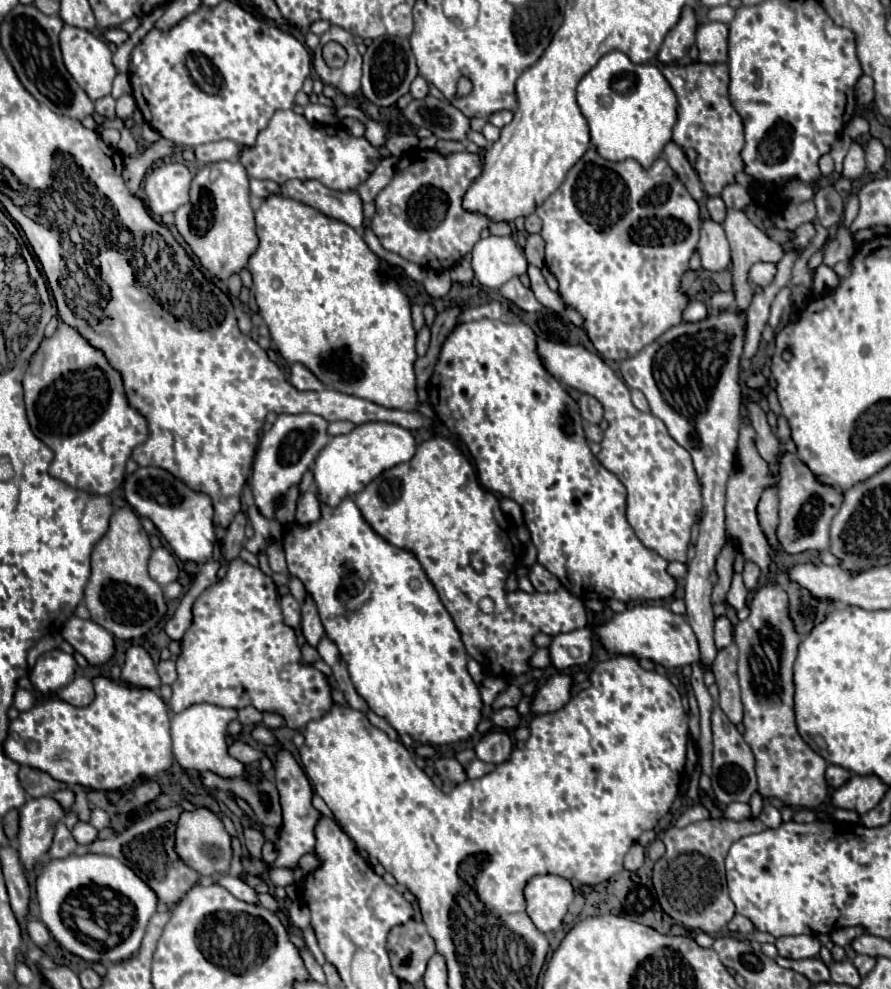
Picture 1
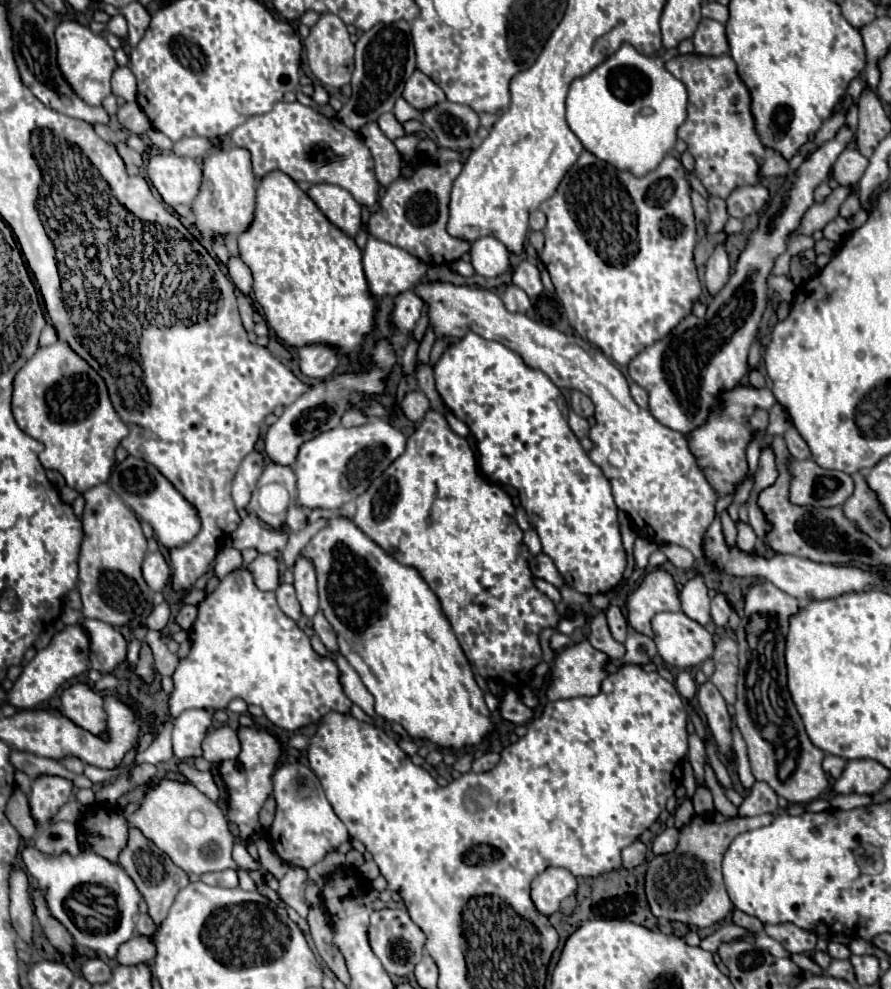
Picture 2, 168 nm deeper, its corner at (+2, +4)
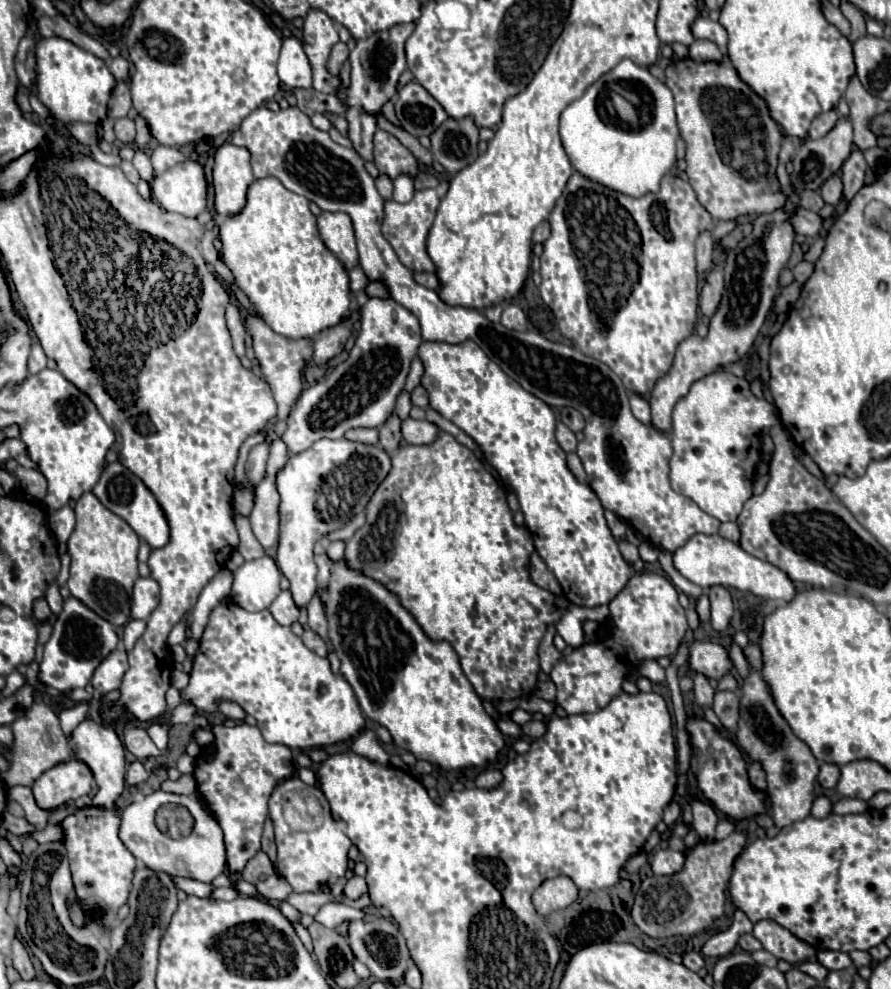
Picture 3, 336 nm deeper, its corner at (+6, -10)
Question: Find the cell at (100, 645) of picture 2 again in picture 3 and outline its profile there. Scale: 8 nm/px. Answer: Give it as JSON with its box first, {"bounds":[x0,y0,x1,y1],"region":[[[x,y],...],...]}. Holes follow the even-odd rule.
{"bounds":[92,648,128,694],"region":[[[122,648],[112,650],[112,652],[100,662],[100,666],[94,670],[92,686],[94,686],[100,694],[108,694],[108,692],[120,688],[120,682],[122,682],[122,676],[124,676],[126,668],[128,668],[126,650],[122,650]]]}

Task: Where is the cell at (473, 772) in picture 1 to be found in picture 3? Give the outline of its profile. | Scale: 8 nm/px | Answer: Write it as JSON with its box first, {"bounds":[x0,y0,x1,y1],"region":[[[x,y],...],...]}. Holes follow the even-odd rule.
{"bounds":[476,768,502,788],"region":[[[490,768],[490,770],[484,770],[484,772],[480,772],[480,774],[476,776],[476,786],[478,786],[478,788],[494,788],[500,780],[502,780],[500,770]]]}

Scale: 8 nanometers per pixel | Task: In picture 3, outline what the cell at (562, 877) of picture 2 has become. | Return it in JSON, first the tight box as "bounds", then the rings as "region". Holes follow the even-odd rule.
{"bounds":[532,876,578,916],"region":[[[566,876],[544,880],[532,894],[534,908],[540,916],[548,916],[554,910],[568,908],[578,898],[578,888]]]}

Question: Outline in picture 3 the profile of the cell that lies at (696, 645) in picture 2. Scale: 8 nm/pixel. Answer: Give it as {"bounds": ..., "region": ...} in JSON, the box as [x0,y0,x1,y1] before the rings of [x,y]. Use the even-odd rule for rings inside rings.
{"bounds":[688,640,732,680],"region":[[[700,640],[688,642],[688,670],[718,680],[730,670],[730,666],[732,662],[722,646]]]}

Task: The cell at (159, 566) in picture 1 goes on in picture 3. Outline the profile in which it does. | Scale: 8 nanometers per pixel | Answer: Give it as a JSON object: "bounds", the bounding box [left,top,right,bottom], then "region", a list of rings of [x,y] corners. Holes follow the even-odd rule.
{"bounds":[132,578,160,620],"region":[[[138,578],[132,596],[132,618],[146,620],[158,606],[158,596],[160,596],[160,586],[154,578]]]}

